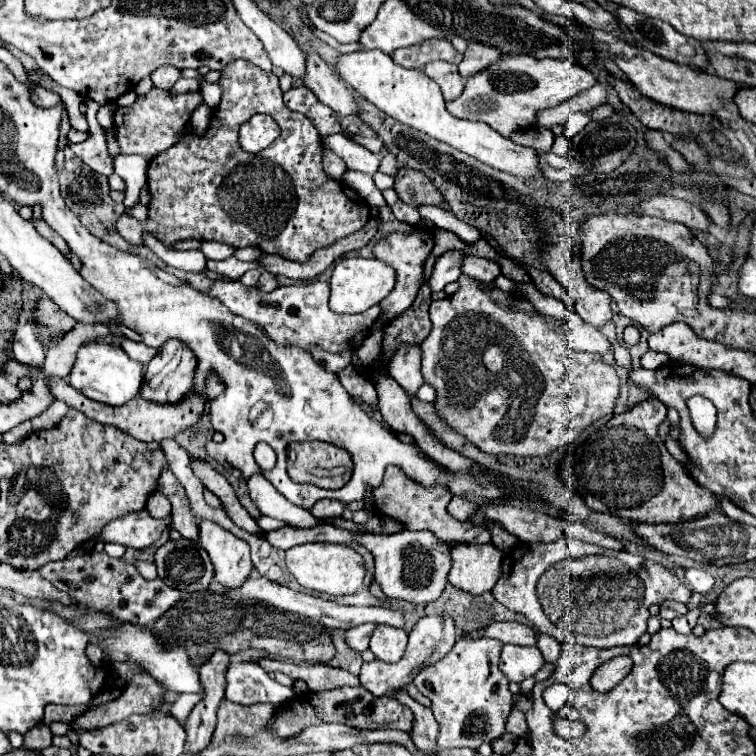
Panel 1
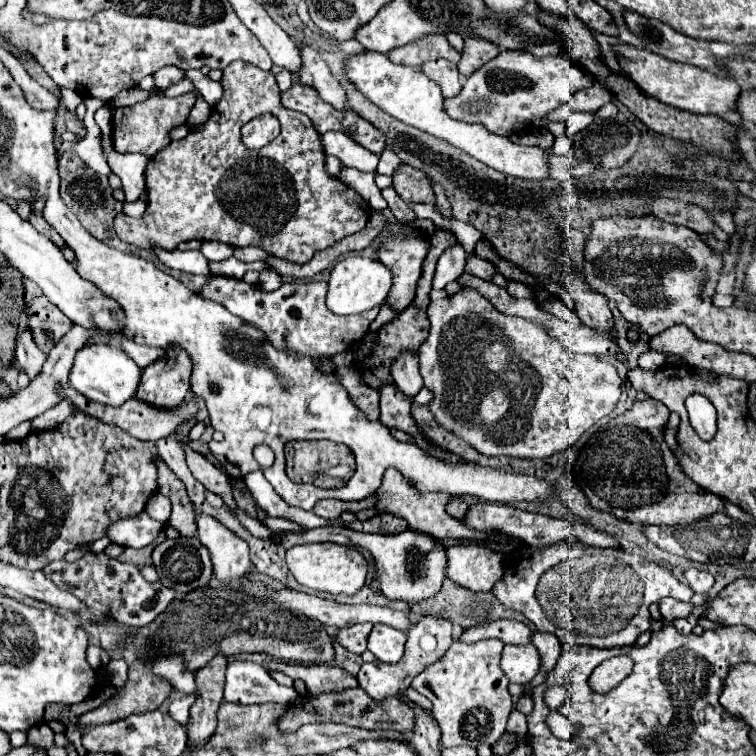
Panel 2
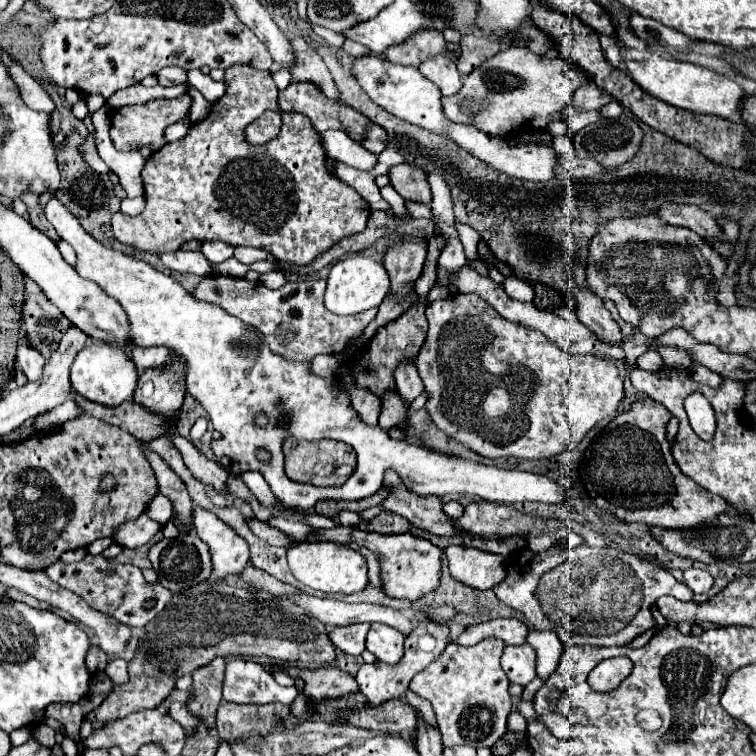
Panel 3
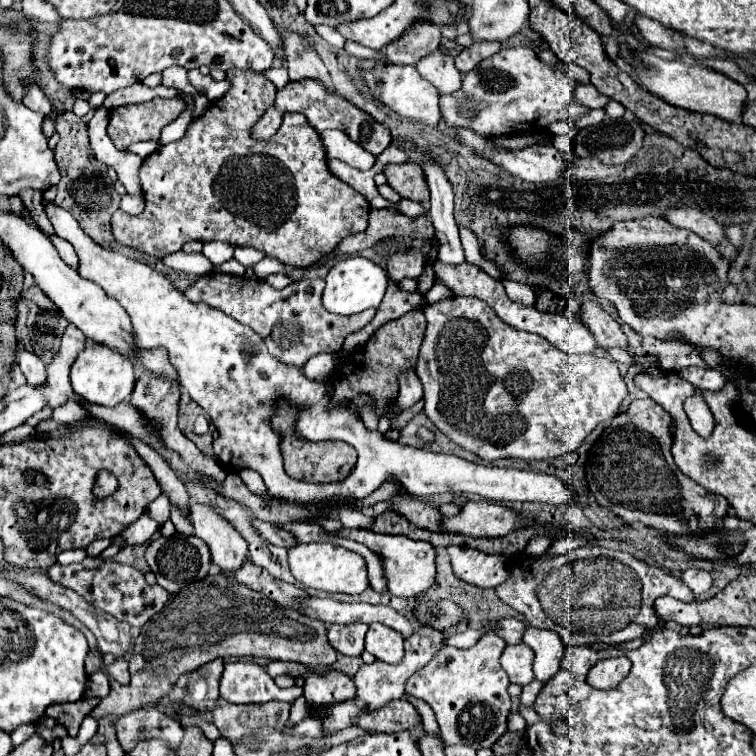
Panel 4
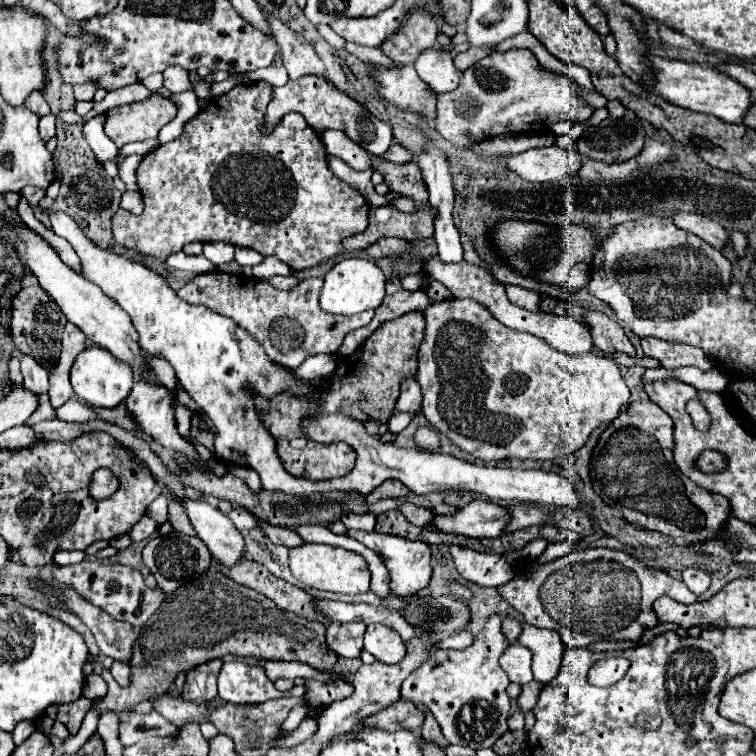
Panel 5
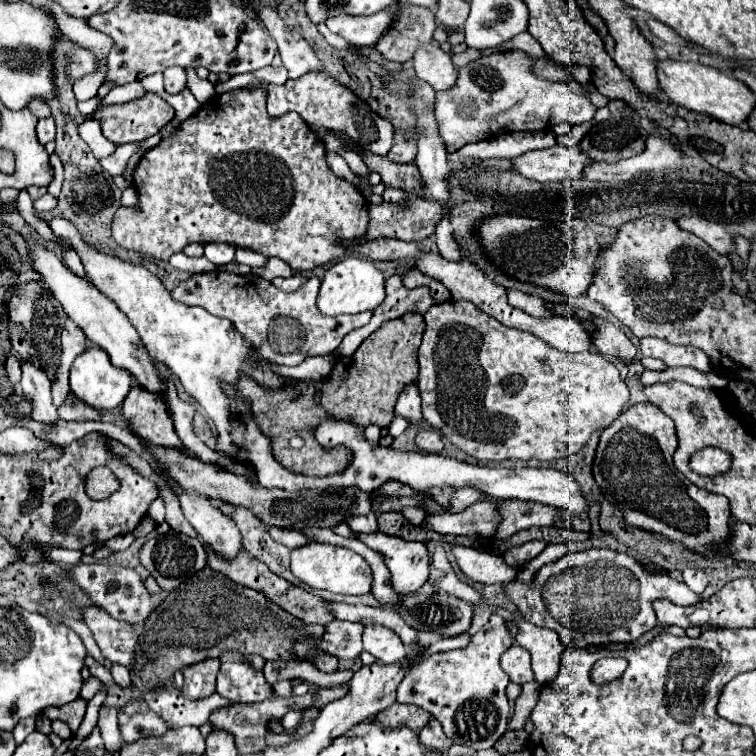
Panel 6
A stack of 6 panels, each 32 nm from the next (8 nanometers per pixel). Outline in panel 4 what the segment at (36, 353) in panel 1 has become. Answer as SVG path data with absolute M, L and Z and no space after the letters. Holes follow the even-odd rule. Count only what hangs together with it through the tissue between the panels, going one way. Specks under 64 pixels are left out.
M24 348L18 350L18 358L16 358L22 374L26 376L28 384L44 384L44 362L38 354L28 352Z

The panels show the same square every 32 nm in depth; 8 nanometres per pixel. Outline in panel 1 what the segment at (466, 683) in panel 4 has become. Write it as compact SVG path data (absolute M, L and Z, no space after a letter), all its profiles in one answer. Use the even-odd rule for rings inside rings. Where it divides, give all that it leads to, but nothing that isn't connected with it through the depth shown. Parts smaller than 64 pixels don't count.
M462 638L452 646L452 650L444 656L444 660L438 660L436 664L430 664L428 668L422 668L416 676L414 684L420 688L422 694L426 694L432 700L434 718L440 724L438 732L438 746L440 748L478 748L484 740L492 742L494 738L504 734L504 722L512 710L512 694L508 690L508 678L500 672L498 660L500 660L502 642L492 638L476 638L472 644L462 644Z

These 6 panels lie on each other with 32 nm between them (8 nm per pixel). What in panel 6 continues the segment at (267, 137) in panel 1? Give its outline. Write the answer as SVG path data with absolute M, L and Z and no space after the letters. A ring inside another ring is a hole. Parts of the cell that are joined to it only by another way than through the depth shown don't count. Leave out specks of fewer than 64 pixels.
M308 72L302 78L288 80L282 86L274 84L264 84L264 86L268 90L268 116L272 116L272 120L280 114L284 116L286 112L298 112L310 126L324 130L340 130L368 152L386 156L388 150L392 148L394 140L392 124L374 114L366 102L362 102L356 94L348 92L348 88L340 86L326 72Z

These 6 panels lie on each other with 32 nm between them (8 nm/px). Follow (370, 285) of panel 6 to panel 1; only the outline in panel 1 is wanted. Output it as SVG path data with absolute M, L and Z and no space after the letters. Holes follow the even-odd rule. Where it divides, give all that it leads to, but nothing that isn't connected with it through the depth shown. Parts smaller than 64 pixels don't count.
M344 258L334 266L330 288L330 308L338 314L358 314L380 304L396 286L396 272L390 264L376 258Z

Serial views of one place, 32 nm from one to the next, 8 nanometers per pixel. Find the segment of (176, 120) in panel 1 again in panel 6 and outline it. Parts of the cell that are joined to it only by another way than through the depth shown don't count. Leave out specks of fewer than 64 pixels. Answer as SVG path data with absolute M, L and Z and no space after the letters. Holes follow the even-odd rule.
M150 92L140 100L132 100L132 102L126 102L126 104L102 108L100 112L92 114L92 118L100 120L102 134L108 140L112 140L114 144L128 144L128 142L140 142L140 140L146 140L146 138L158 134L160 128L174 118L174 108L166 100L162 100L158 94Z

